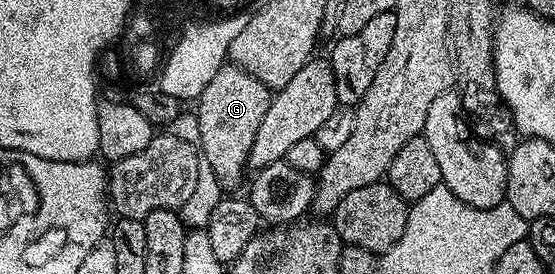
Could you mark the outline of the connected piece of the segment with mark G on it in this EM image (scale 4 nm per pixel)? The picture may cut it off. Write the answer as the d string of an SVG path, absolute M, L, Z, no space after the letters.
M232 62L226 64L207 82L203 94L195 101L195 113L199 122L199 147L203 161L211 166L222 189L237 188L247 176L251 154L251 142L255 142L255 130L267 114L271 90L263 82Z

